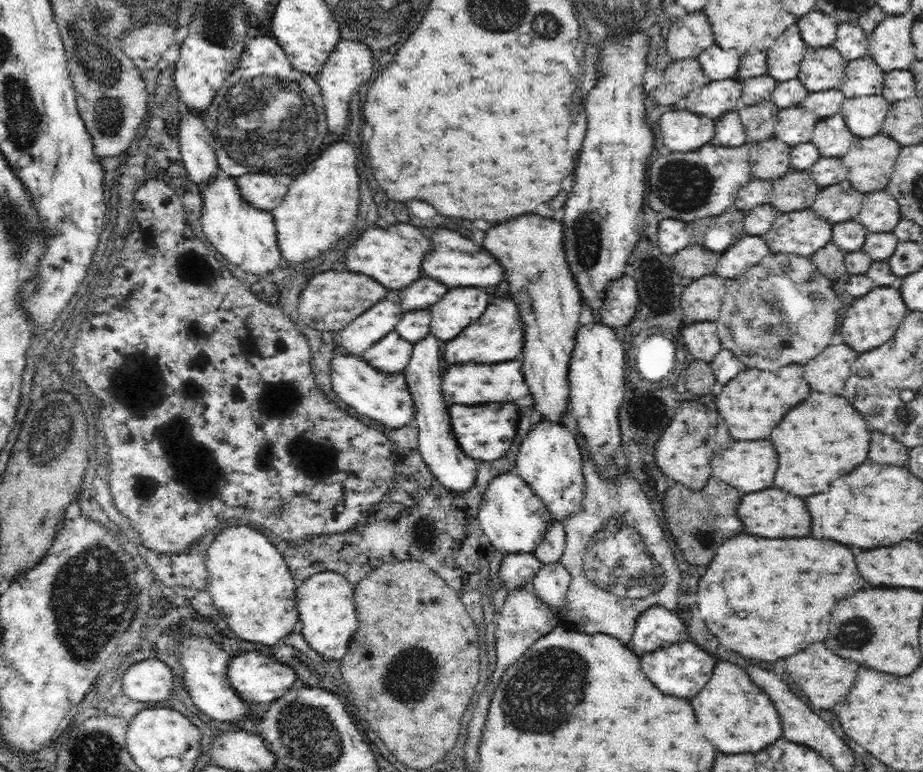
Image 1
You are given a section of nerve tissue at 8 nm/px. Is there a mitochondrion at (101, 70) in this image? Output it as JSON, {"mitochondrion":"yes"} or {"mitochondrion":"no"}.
{"mitochondrion":"yes"}

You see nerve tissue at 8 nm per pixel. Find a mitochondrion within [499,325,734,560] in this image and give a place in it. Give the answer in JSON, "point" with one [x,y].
{"point":[706,537]}

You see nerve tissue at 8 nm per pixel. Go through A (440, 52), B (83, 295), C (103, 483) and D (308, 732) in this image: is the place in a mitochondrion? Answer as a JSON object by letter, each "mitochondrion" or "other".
{"A":"other","B":"other","C":"other","D":"mitochondrion"}

